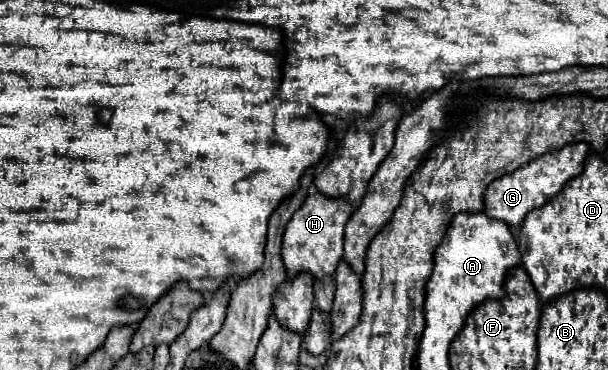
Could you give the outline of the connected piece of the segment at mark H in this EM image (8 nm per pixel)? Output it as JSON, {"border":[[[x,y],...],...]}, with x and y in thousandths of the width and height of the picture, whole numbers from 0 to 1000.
{"border":[[[520,522],[503,532],[500,554],[480,581],[467,624],[464,657],[464,700],[470,716],[474,754],[493,738],[513,738],[520,754],[549,743],[556,705],[566,689],[566,614],[579,581],[582,559],[569,538],[546,538]]]}

